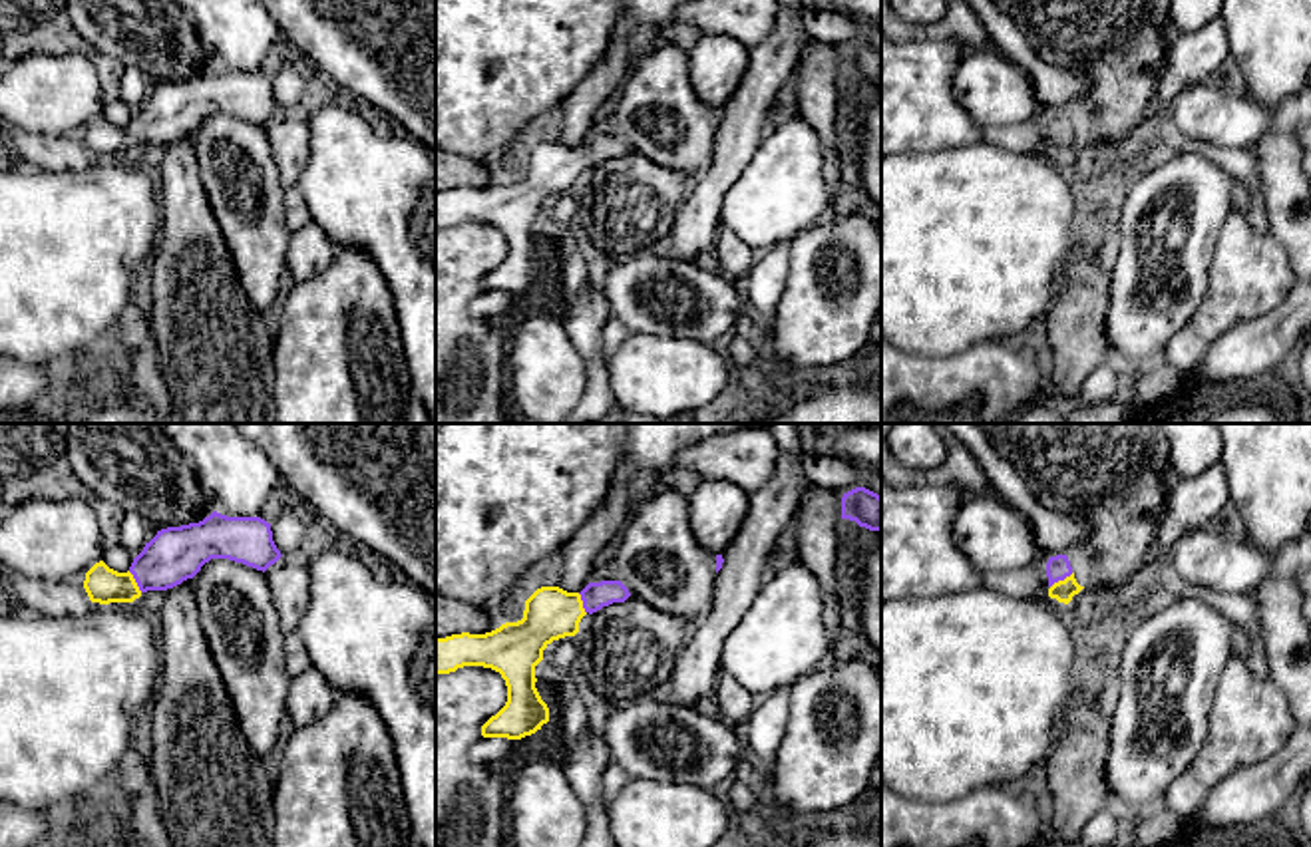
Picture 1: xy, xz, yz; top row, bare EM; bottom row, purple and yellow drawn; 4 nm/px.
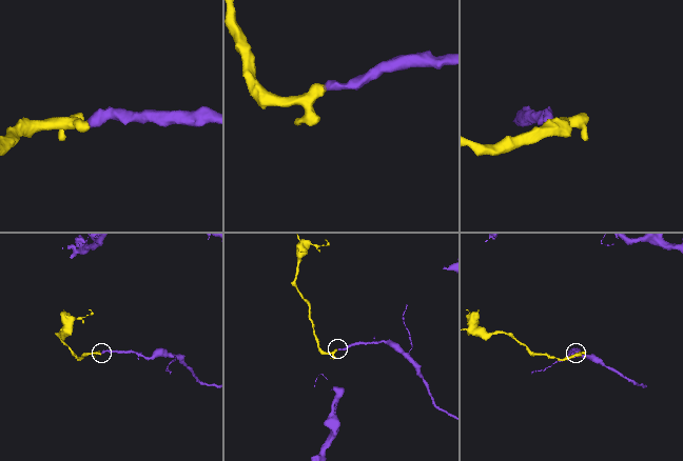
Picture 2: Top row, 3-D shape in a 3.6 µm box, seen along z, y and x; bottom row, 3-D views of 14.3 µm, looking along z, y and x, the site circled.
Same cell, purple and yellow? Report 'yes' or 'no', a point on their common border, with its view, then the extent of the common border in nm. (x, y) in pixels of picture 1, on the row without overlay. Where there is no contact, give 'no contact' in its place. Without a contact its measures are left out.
yes | yz (1061, 134) | 110 nm

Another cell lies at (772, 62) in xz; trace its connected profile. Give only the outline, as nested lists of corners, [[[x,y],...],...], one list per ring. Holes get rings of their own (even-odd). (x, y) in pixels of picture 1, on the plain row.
[[[782,6],[770,34],[748,48],[750,60],[740,85],[722,105],[712,161],[676,209],[658,254],[694,262],[714,249],[722,199],[764,141],[770,109],[786,93],[806,38],[800,12]]]

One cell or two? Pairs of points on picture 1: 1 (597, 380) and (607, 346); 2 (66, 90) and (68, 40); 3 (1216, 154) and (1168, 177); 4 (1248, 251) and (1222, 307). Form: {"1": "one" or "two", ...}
{"1": "two", "2": "two", "3": "two", "4": "one"}

